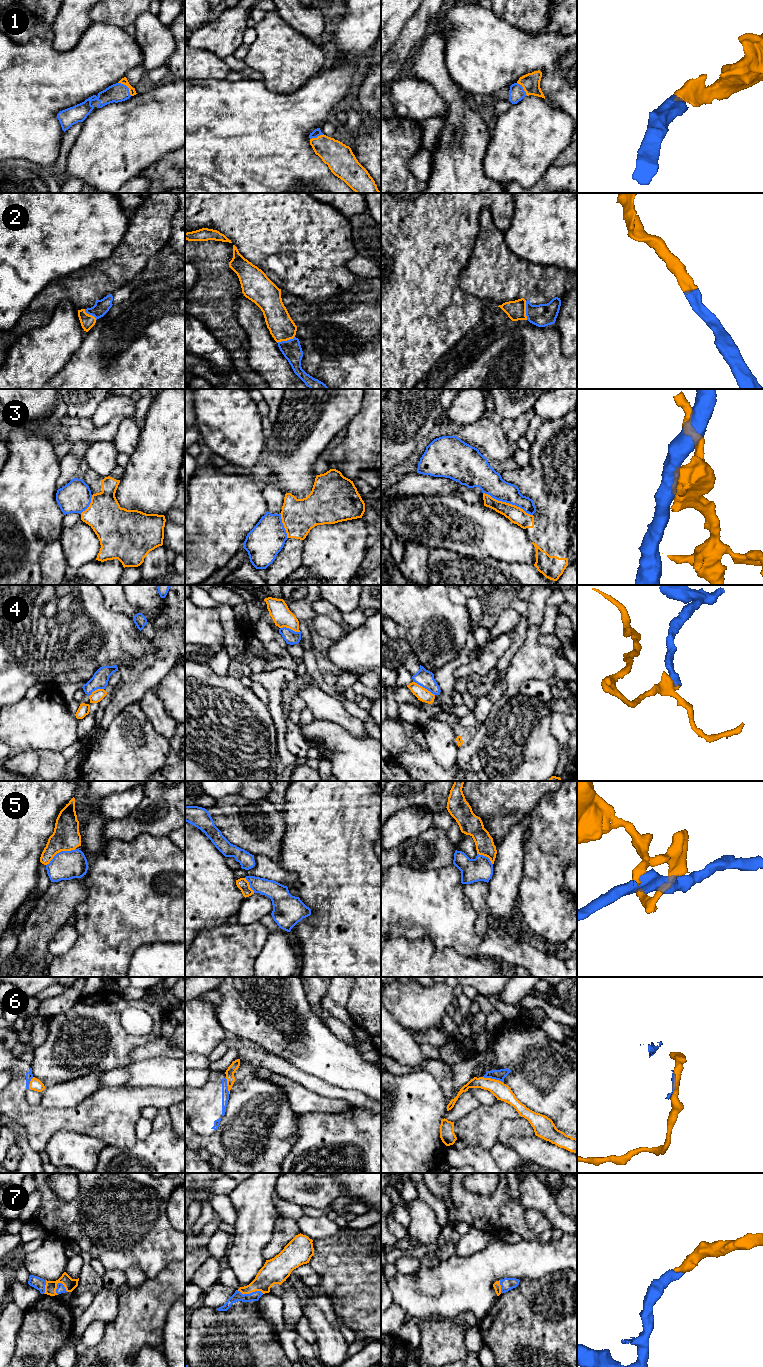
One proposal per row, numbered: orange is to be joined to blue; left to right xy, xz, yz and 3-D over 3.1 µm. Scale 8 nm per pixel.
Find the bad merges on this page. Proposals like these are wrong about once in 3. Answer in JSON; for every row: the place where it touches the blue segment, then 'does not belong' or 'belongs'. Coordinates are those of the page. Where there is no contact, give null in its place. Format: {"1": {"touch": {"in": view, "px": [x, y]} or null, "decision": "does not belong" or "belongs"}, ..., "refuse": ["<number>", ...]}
{"1": {"touch": {"in": "xy", "px": [127, 87]}, "decision": "belongs"}, "2": {"touch": {"in": "yz", "px": [526, 310]}, "decision": "belongs"}, "3": {"touch": {"in": "yz", "px": [508, 502]}, "decision": "does not belong"}, "4": {"touch": {"in": "yz", "px": [424, 687]}, "decision": "does not belong"}, "5": {"touch": {"in": "xy", "px": [61, 851]}, "decision": "does not belong"}, "6": {"touch": {"in": "yz", "px": [493, 1078]}, "decision": "does not belong"}, "7": {"touch": {"in": "xz", "px": [250, 1293]}, "decision": "belongs"}, "refuse": ["3", "4", "5", "6"]}

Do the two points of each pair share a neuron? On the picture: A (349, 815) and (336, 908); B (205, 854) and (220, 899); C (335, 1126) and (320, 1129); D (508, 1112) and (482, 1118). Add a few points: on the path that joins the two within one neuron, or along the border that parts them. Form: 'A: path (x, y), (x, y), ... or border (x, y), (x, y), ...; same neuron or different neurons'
A: path (344, 838), (344, 885); same neuron
B: path (205, 865), (205, 881), (212, 888); same neuron
C: path (331, 1129), (324, 1129); same neuron
D: path (502, 1112), (498, 1112), (488, 1118); same neuron

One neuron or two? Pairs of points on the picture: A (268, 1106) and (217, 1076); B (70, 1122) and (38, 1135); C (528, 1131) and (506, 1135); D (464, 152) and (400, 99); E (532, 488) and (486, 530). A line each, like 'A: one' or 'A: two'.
A: two
B: one
C: one
D: two
E: two

